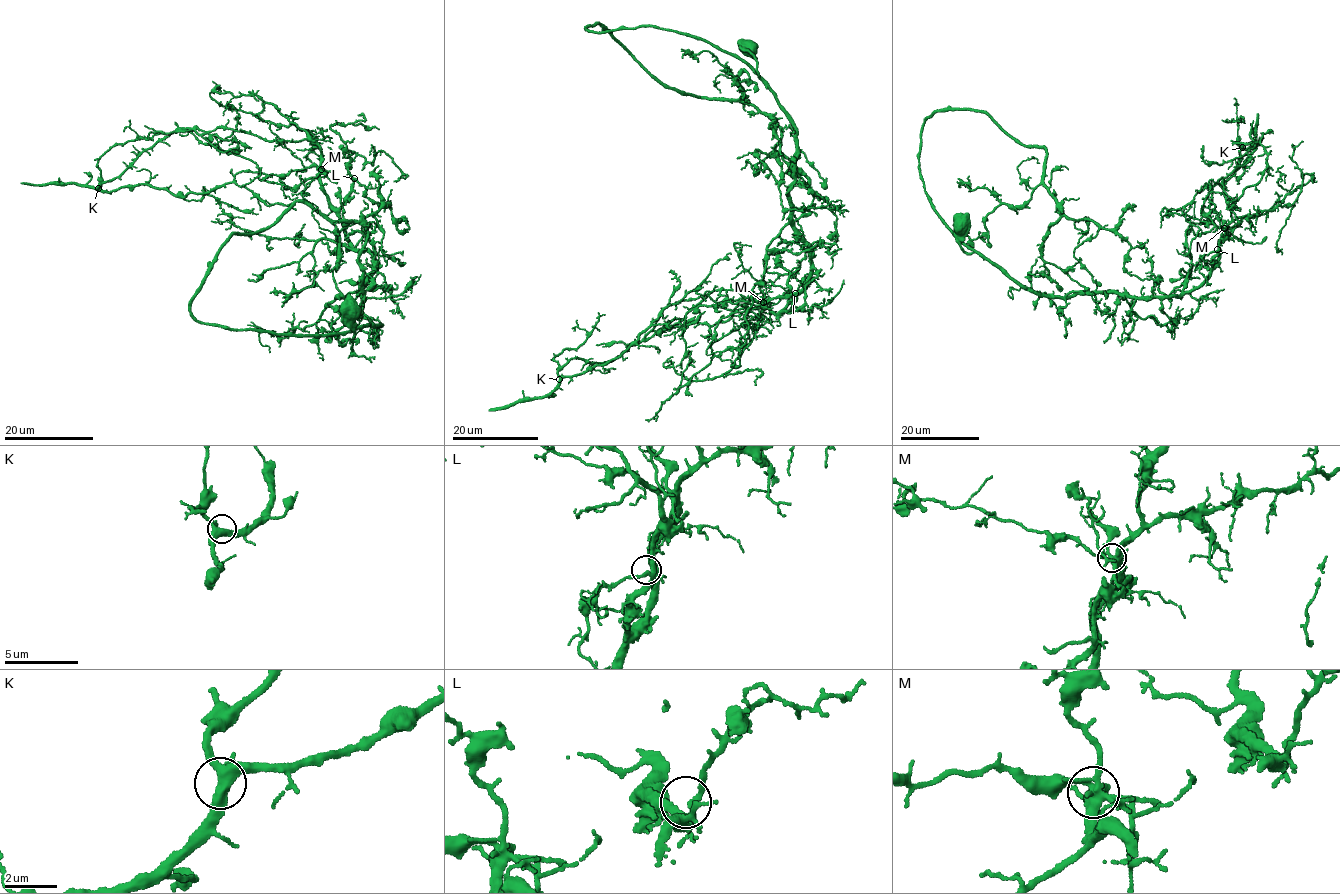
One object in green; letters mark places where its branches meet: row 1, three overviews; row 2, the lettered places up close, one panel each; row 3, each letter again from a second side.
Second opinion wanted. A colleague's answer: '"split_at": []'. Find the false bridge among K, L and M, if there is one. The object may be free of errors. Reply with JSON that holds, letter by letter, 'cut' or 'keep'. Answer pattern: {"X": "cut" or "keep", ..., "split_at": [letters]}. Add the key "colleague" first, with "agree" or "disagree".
{"colleague": "disagree", "K": "keep", "L": "keep", "M": "cut", "split_at": ["M"]}

